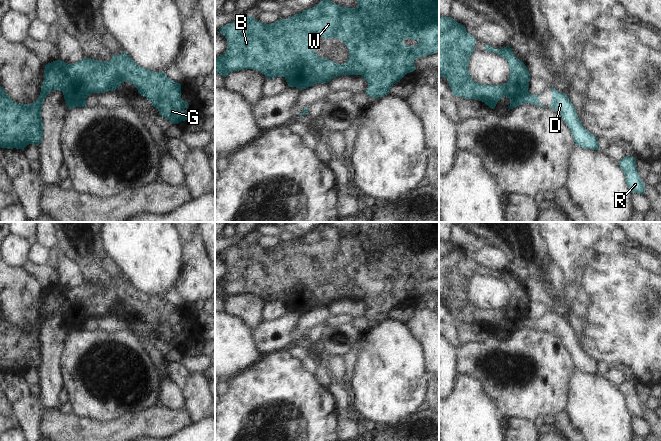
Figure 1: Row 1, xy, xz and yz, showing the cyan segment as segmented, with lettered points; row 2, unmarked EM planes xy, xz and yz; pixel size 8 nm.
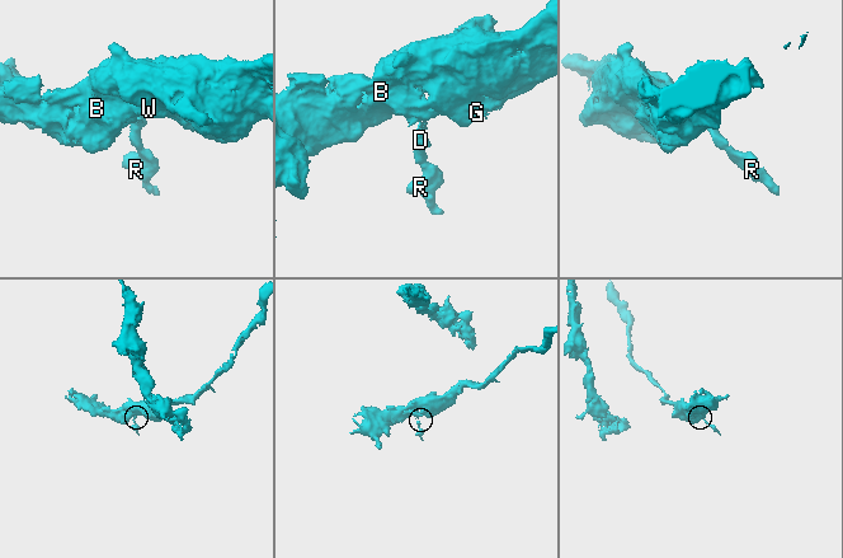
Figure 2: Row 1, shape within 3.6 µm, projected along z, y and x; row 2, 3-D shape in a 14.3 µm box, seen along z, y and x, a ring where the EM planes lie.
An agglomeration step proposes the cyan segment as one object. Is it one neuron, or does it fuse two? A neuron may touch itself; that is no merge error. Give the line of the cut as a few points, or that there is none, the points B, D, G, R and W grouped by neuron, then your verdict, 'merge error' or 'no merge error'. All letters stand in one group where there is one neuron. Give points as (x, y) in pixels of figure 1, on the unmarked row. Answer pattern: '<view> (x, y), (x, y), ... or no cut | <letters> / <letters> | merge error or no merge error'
xy (62, 314), (70, 316), (86, 315), (90, 317) | B G W / D R | merge error

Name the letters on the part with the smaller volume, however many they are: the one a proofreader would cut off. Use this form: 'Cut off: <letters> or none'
Cut off: D, R.

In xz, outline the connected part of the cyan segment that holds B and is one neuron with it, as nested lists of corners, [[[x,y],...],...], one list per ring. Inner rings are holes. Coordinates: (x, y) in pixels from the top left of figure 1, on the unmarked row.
[[[322,222],[315,231],[273,248],[240,239],[237,245],[222,250],[219,256],[227,263],[227,274],[215,282],[215,297],[223,301],[233,295],[253,293],[263,297],[266,303],[285,301],[293,311],[303,314],[317,307],[328,307],[341,299],[361,299],[368,307],[365,317],[378,322],[389,318],[394,307],[416,293],[414,285],[417,282],[439,277],[439,222],[357,222],[356,233],[341,231],[328,222]],[[315,259],[341,264],[349,273],[349,284],[337,288],[319,281],[314,273]],[[406,262],[417,264],[418,268],[406,270],[403,267]]]

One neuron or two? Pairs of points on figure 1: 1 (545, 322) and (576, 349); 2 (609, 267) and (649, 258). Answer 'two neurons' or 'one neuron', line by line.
1: one neuron
2: two neurons

